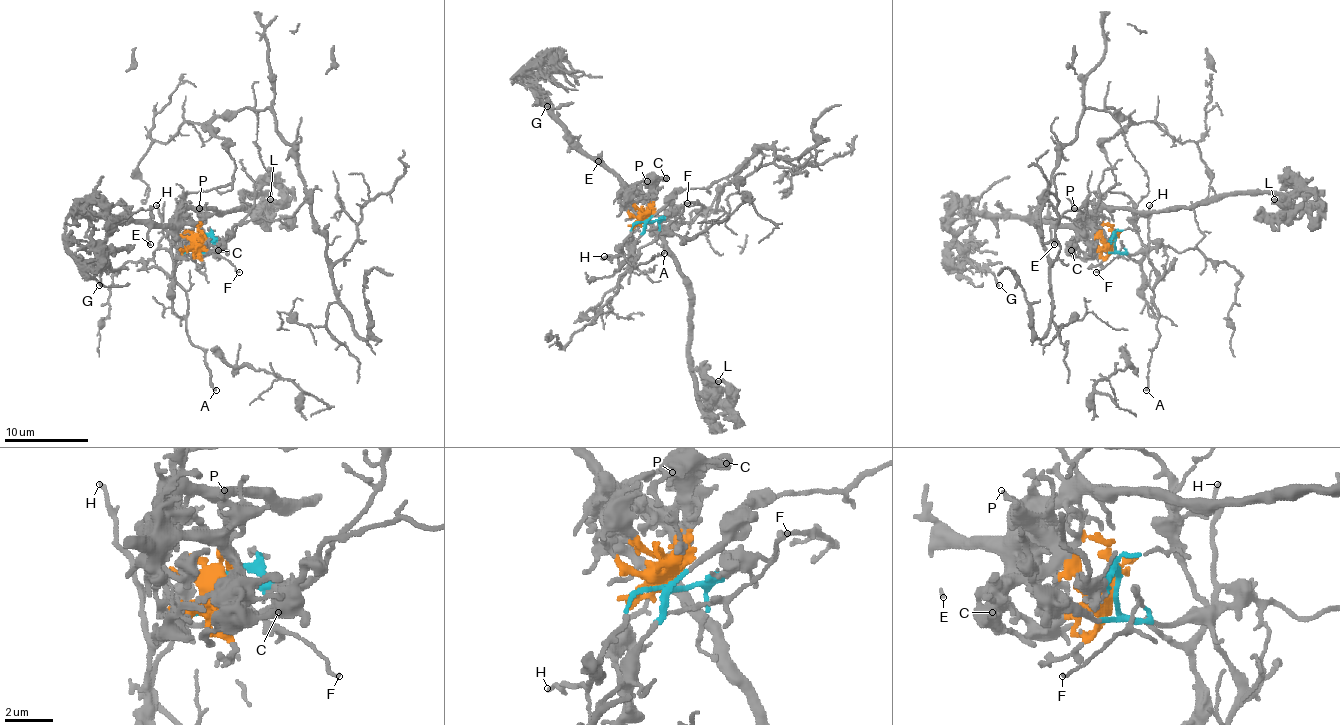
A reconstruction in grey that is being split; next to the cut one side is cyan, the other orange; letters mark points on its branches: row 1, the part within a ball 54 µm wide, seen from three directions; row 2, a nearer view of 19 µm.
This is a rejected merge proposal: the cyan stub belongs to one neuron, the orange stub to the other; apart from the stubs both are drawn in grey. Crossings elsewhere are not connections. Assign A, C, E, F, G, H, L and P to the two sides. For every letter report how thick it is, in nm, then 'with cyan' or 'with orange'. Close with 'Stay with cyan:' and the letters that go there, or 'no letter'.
A: 200 nm | with cyan
C: 240 nm | with orange
E: 190 nm | with orange
F: 100 nm | with cyan
G: 160 nm | with orange
H: 150 nm | with cyan
L: 280 nm | with orange
P: 240 nm | with orange
Stay with cyan: A, F, H

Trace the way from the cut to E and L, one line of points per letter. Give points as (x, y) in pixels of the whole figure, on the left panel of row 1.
E: (197, 241), (191, 247), (183, 247), (170, 228), (151, 228), (147, 241), (151, 245)
L: (197, 241), (202, 232), (178, 213), (185, 209), (242, 207), (242, 194), (271, 182), (282, 199), (269, 199)

